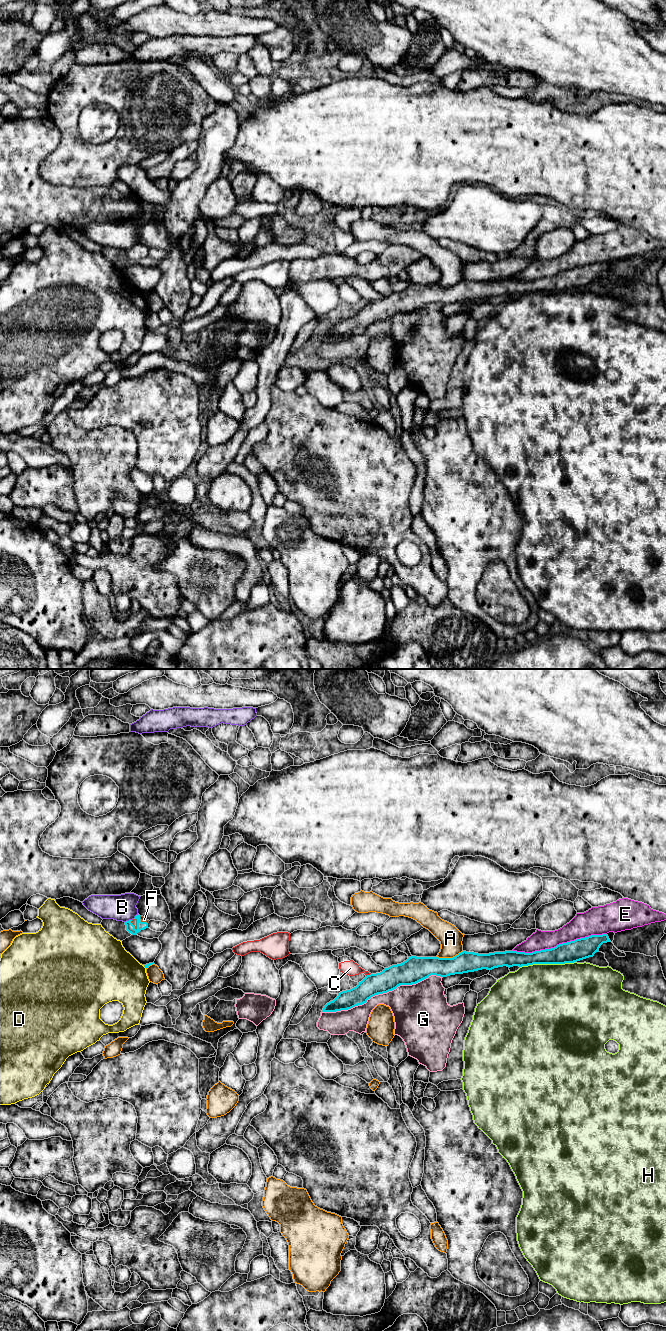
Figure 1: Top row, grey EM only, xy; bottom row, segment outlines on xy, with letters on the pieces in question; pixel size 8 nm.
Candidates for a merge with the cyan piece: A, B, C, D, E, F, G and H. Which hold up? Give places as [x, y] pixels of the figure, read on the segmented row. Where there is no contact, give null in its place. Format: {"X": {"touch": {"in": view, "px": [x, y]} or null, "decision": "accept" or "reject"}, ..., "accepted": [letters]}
{"A": {"touch": {"in": "xy", "px": [449, 958]}, "decision": "reject"}, "B": {"touch": {"in": "xy", "px": [129, 920]}, "decision": "reject"}, "C": {"touch": {"in": "xy", "px": [368, 975]}, "decision": "reject"}, "D": {"touch": {"in": "xy", "px": [145, 967]}, "decision": "reject"}, "E": {"touch": {"in": "xy", "px": [559, 944]}, "decision": "reject"}, "F": {"touch": {"in": "xy", "px": [137, 924]}, "decision": "accept"}, "G": {"touch": {"in": "xy", "px": [382, 993]}, "decision": "reject"}, "H": {"touch": {"in": "xy", "px": [548, 963]}, "decision": "reject"}, "accepted": ["F"]}

